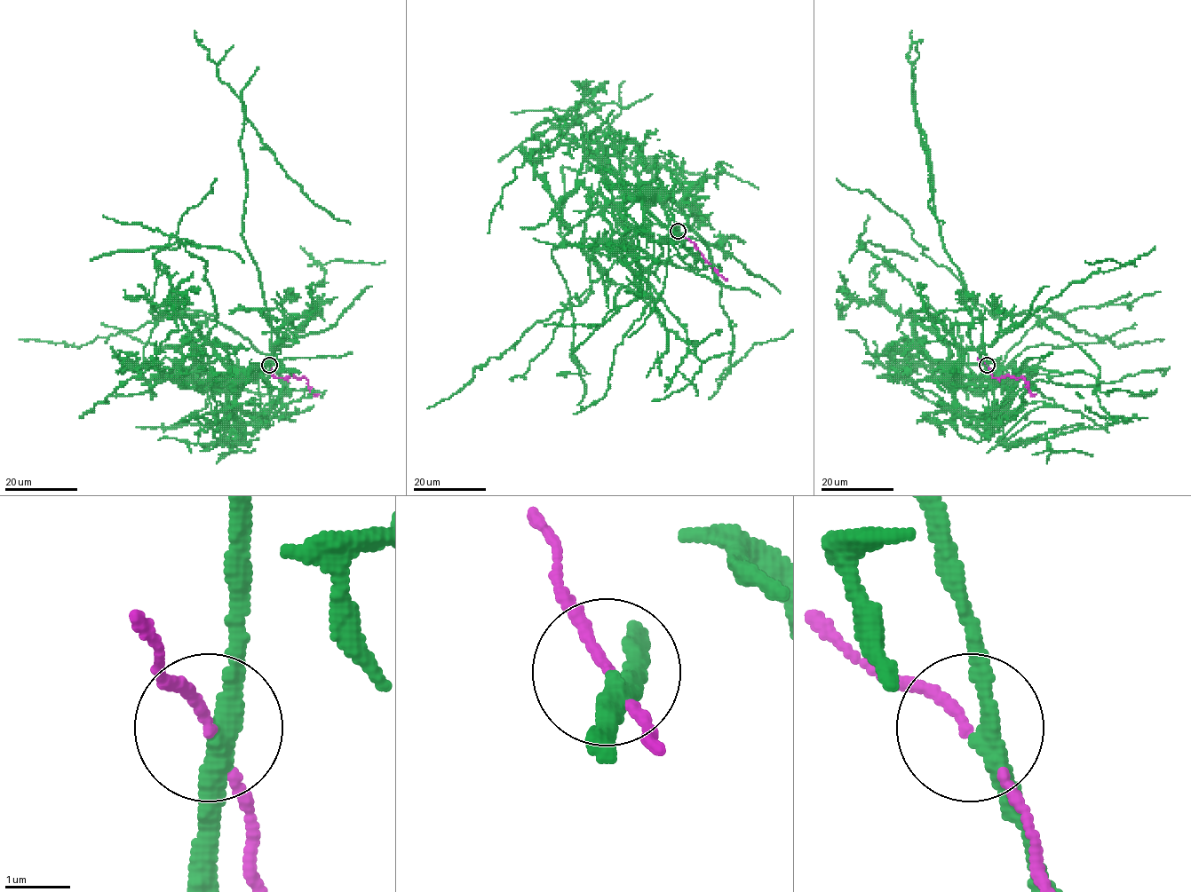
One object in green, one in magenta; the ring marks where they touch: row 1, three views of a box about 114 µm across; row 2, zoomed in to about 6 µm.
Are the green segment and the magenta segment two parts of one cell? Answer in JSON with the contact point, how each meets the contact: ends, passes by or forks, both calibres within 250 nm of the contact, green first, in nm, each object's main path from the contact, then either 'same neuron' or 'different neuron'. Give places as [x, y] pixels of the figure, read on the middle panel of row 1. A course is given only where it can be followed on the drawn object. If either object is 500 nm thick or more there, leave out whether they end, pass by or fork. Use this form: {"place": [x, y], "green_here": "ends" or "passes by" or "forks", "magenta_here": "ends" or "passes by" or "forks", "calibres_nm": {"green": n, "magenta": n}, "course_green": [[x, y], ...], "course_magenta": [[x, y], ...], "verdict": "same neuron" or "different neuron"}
{"place": [678, 231], "green_here": "passes by", "magenta_here": "passes by", "calibres_nm": {"green": 300, "magenta": 110}, "course_green": [[677, 232], [675, 238], [678, 238], [675, 233], [665, 227], [645, 204], [645, 200], [651, 199], [651, 195]], "course_magenta": [[677, 232], [694, 243], [705, 261], [726, 280]], "verdict": "different neuron"}

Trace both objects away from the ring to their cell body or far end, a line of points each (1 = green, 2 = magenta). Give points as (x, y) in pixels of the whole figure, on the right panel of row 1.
1: (987, 364), (993, 381), (993, 407), (985, 413), (971, 412), (955, 401), (956, 377), (950, 373)
2: (987, 364), (993, 378), (1008, 375), (1022, 377), (1028, 390), (1036, 394)

